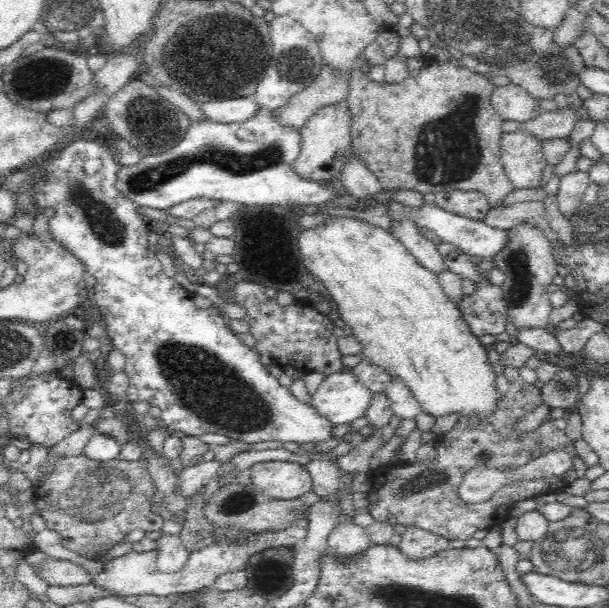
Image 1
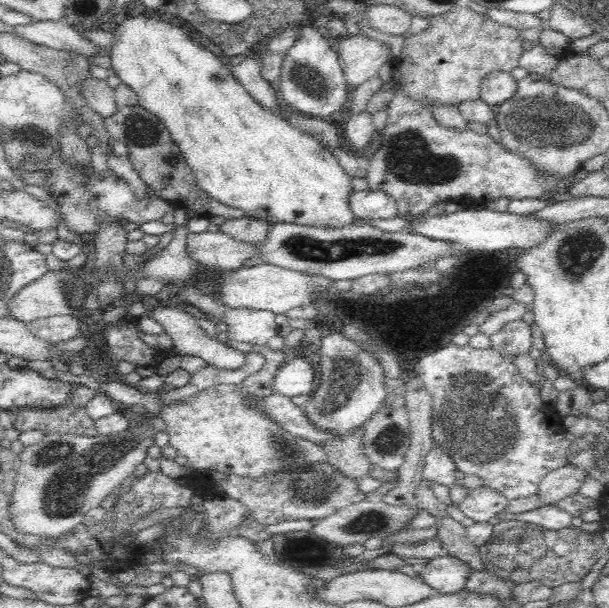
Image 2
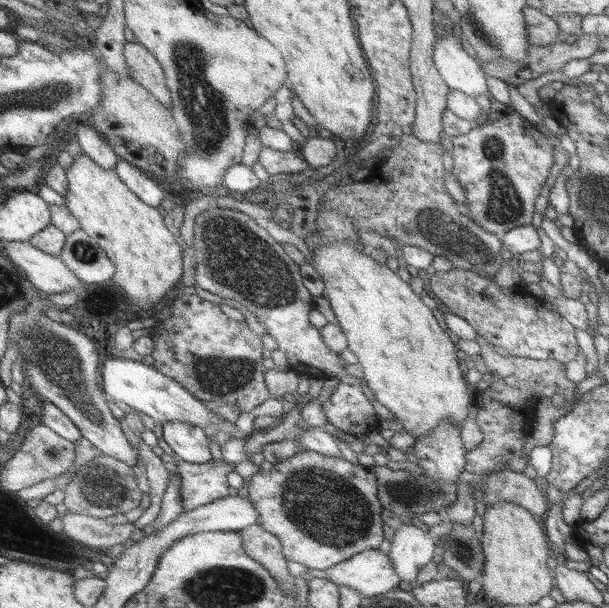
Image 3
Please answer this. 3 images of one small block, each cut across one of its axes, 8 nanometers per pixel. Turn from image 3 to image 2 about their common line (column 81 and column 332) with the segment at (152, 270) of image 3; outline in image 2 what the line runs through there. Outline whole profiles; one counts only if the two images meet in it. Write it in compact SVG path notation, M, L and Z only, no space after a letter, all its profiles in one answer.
M152 12L138 14L138 16L126 16L124 20L120 20L116 24L116 28L114 28L114 42L112 42L112 46L110 46L108 52L110 52L110 62L112 63L111 72L117 74L122 83L136 94L139 106L154 114L164 124L164 127L171 135L172 141L176 142L188 167L191 168L197 185L205 193L209 193L212 198L228 206L235 206L244 211L246 217L264 220L271 226L280 222L295 223L299 226L322 229L340 229L341 227L353 225L355 217L348 204L348 194L352 192L353 188L351 177L340 166L330 150L324 148L313 137L296 129L289 121L282 119L280 114L276 115L276 113L272 113L272 111L256 102L250 96L250 93L244 89L244 86L236 80L236 76L232 75L230 64L226 60L222 62L208 48L202 48L198 42L195 42L184 32L184 28L180 24L168 22L168 18L162 17L162 15L152 14Z

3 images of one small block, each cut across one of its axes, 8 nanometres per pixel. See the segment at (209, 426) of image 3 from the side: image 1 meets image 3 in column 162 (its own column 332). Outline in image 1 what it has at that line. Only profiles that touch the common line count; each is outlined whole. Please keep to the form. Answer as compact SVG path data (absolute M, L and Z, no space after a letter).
M352 371L327 374L311 394L311 405L332 425L351 424L366 412L370 390Z

